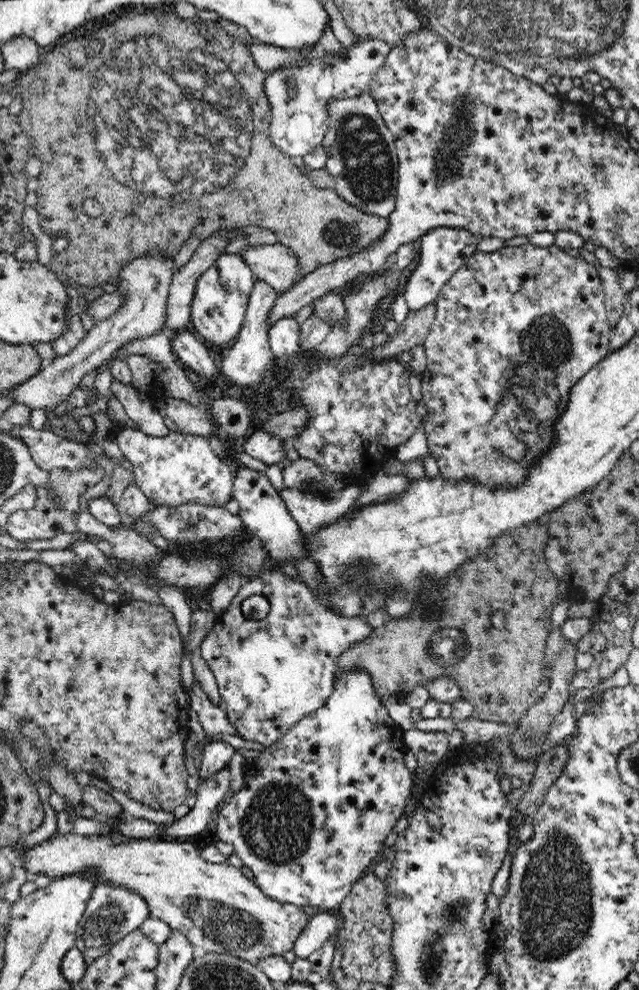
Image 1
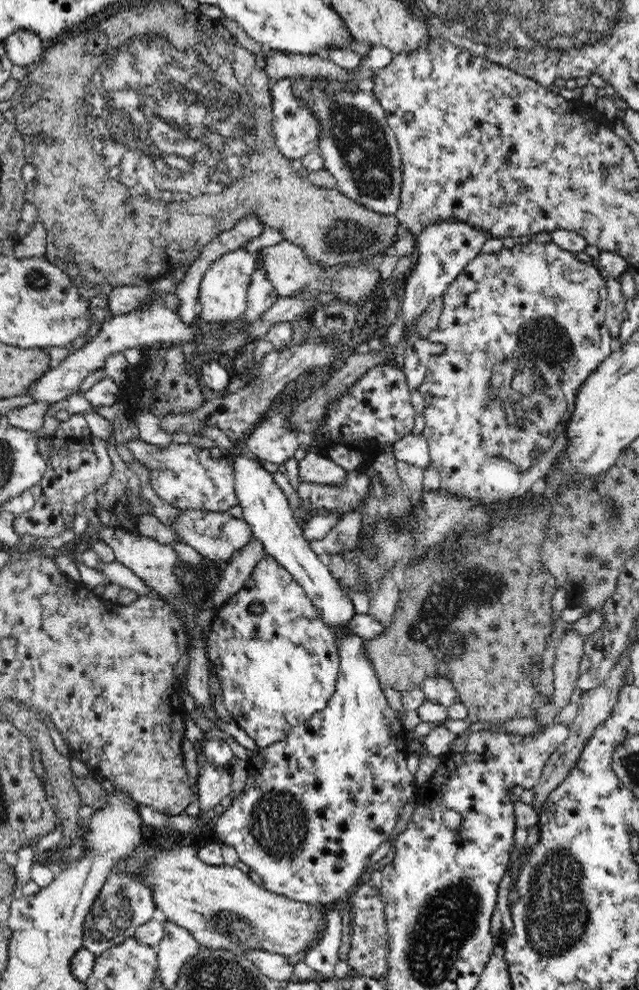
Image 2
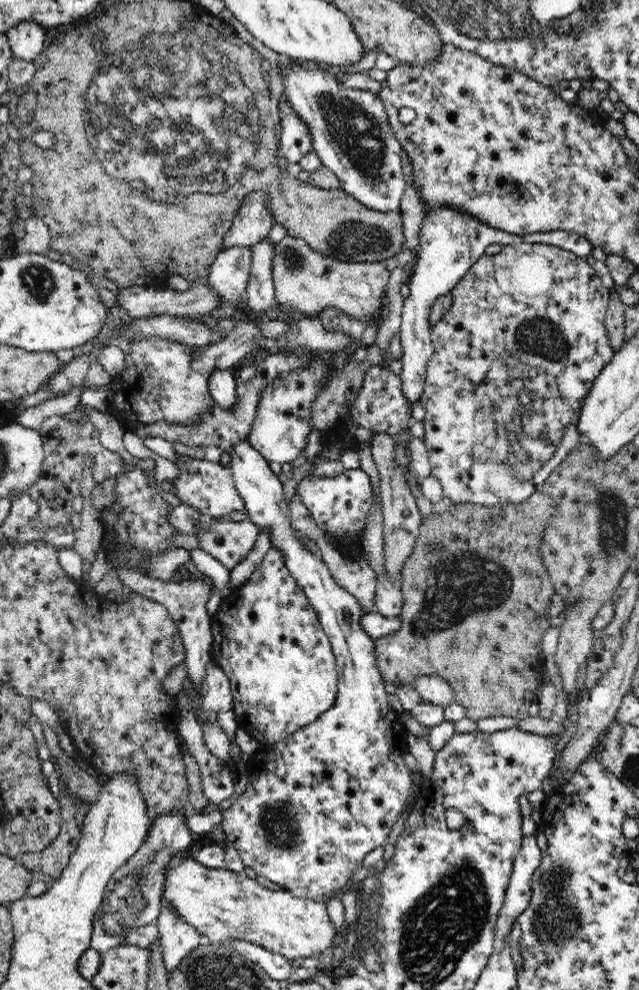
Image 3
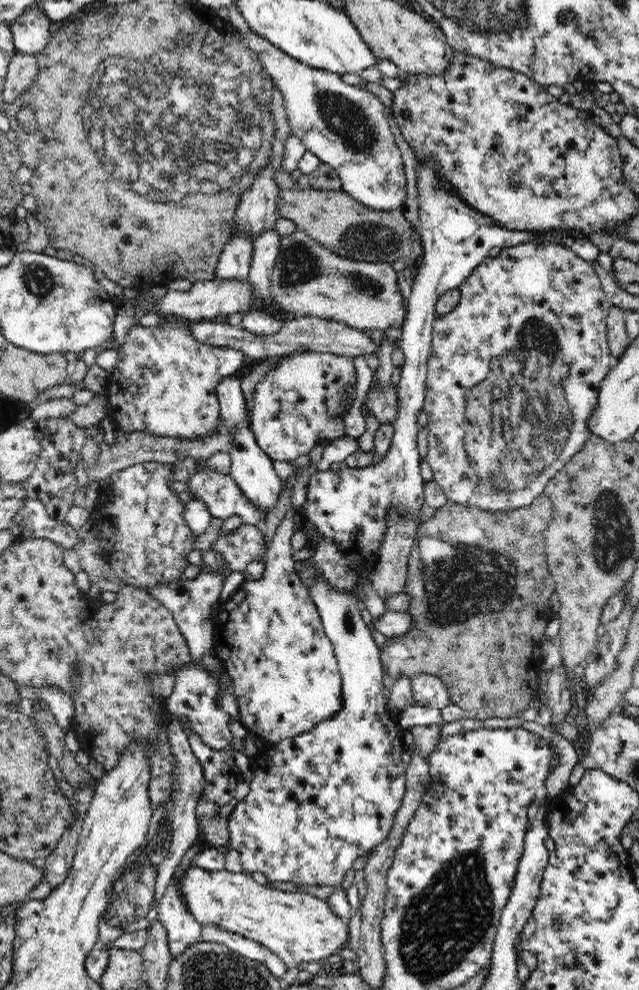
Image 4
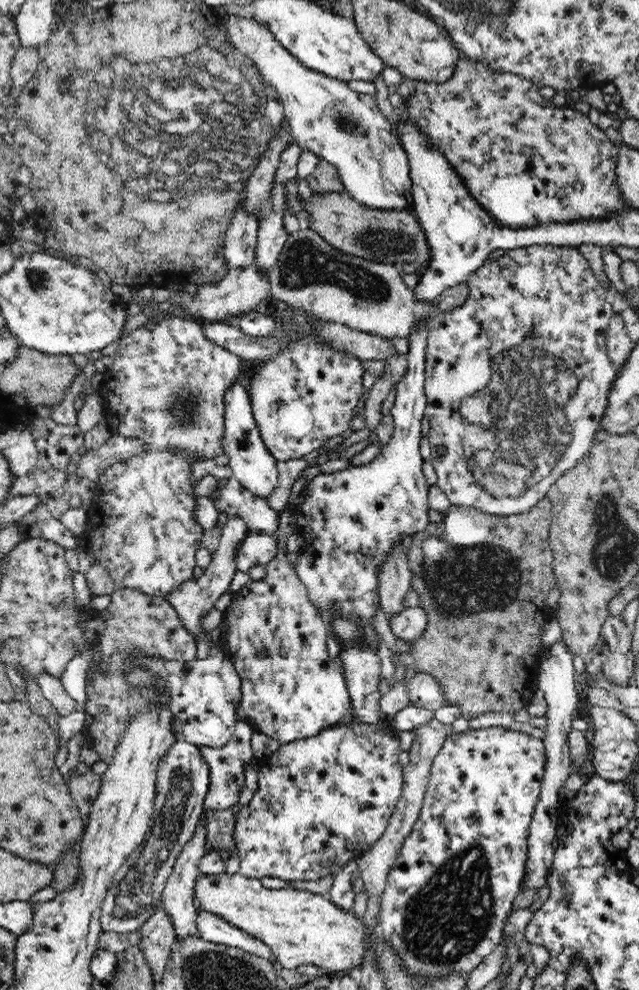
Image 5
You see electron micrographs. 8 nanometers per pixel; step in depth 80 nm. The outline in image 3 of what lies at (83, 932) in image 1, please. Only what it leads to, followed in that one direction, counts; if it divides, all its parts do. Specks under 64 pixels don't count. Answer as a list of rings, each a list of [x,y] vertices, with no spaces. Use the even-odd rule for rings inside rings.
[[[178,810],[178,812],[165,812],[151,817],[151,824],[148,830],[148,834],[144,840],[144,844],[140,846],[139,850],[132,856],[132,858],[126,861],[124,866],[121,866],[113,877],[108,881],[106,892],[104,892],[104,902],[100,910],[95,912],[94,920],[92,923],[92,936],[90,948],[97,950],[101,954],[115,948],[119,945],[124,945],[124,938],[130,935],[133,931],[141,926],[156,923],[158,915],[160,914],[162,904],[163,884],[165,881],[166,867],[177,858],[178,852],[184,851],[187,846],[190,846],[192,842],[192,833],[184,823],[188,816],[186,810]]]

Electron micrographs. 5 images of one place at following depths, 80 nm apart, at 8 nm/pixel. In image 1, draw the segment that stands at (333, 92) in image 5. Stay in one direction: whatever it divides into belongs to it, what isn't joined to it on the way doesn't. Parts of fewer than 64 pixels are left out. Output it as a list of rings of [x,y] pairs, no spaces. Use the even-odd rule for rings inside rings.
[[[363,93],[330,103],[329,128],[321,145],[328,154],[325,170],[334,179],[340,198],[368,214],[387,216],[395,209],[399,181],[399,159],[395,137],[388,129],[372,95]]]

